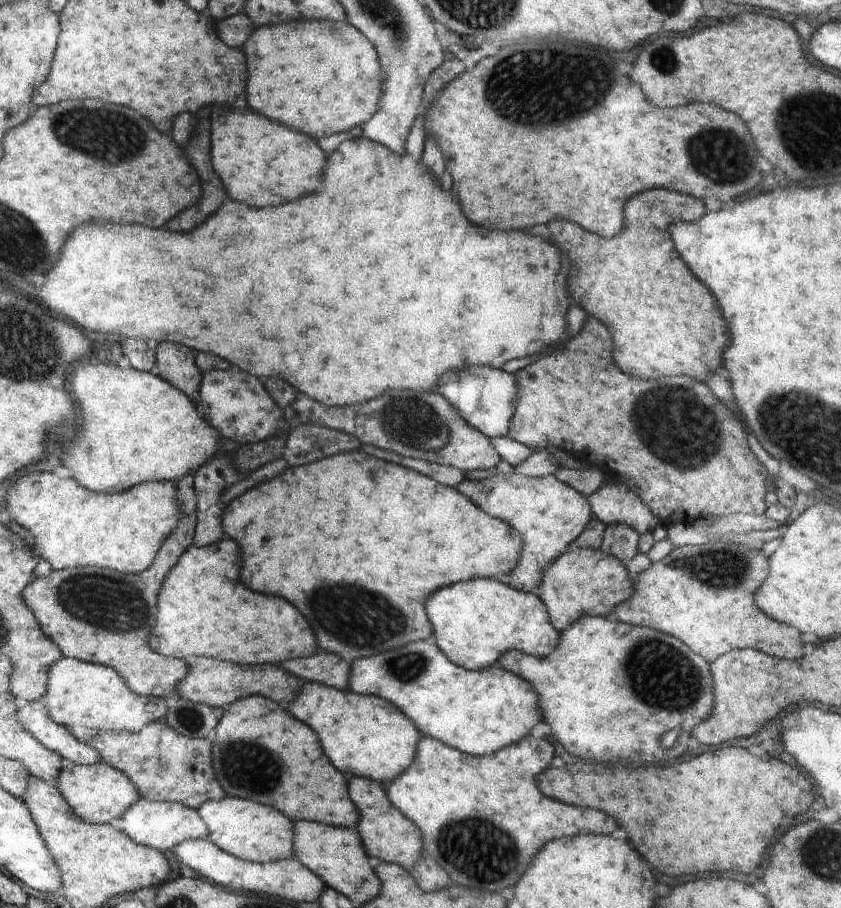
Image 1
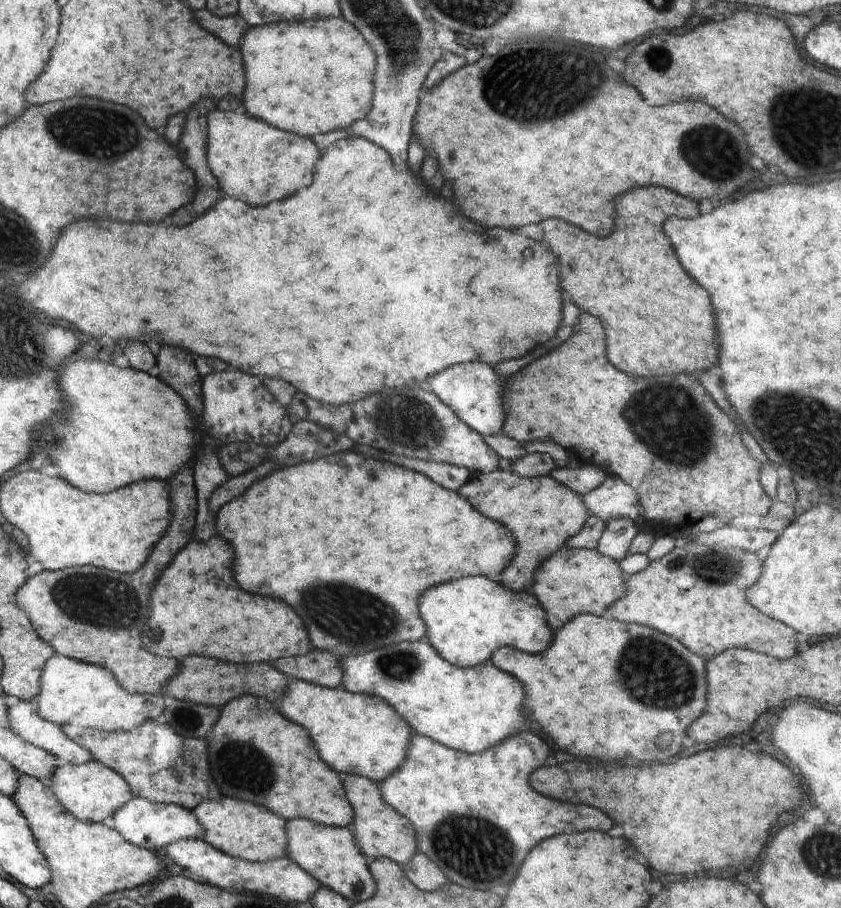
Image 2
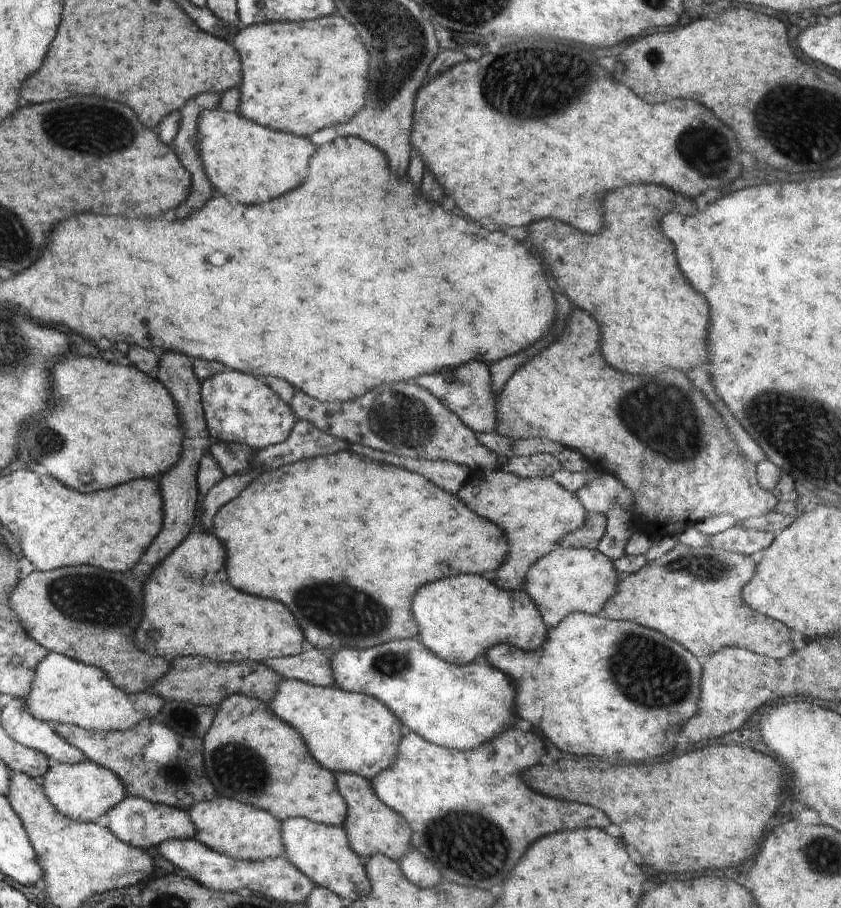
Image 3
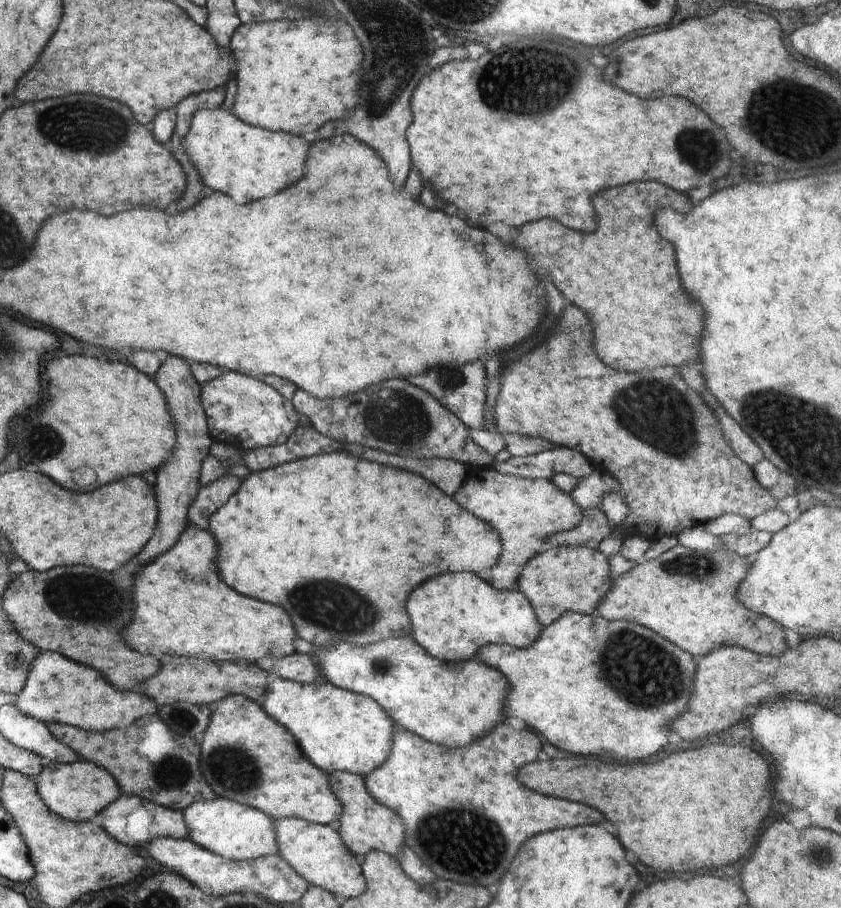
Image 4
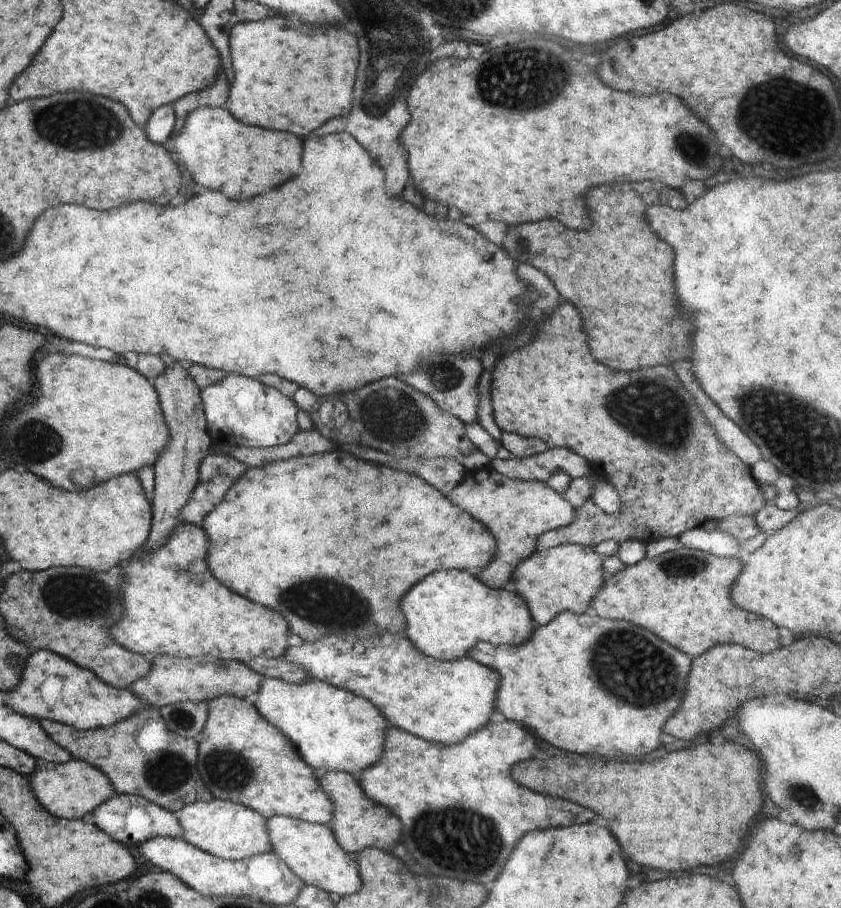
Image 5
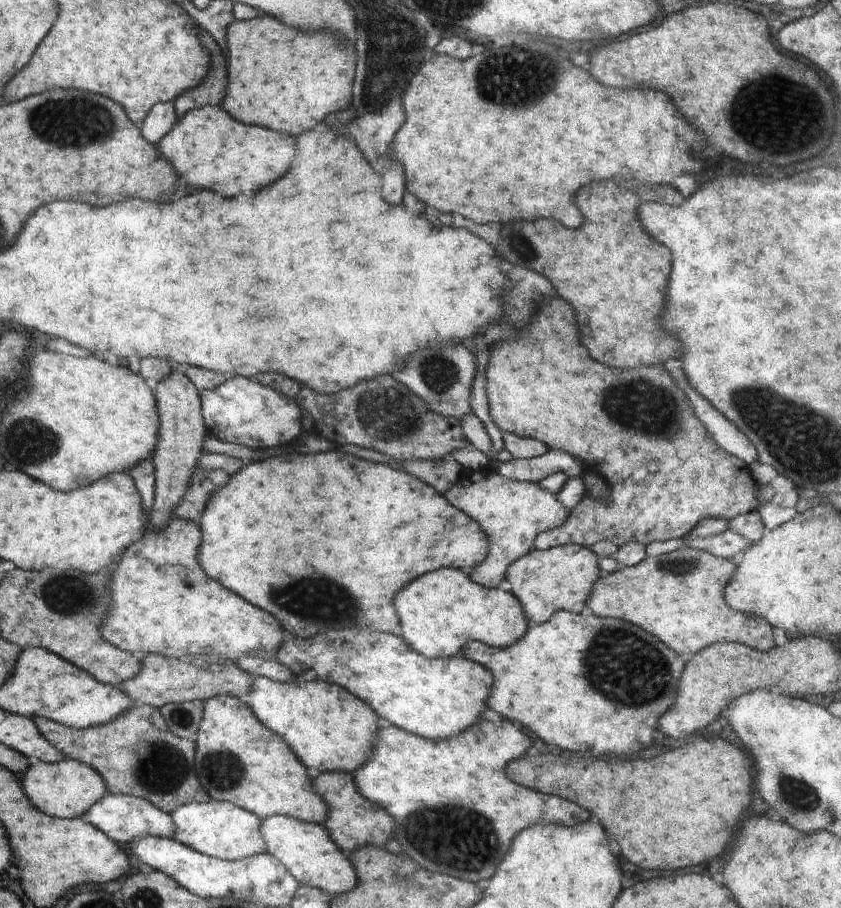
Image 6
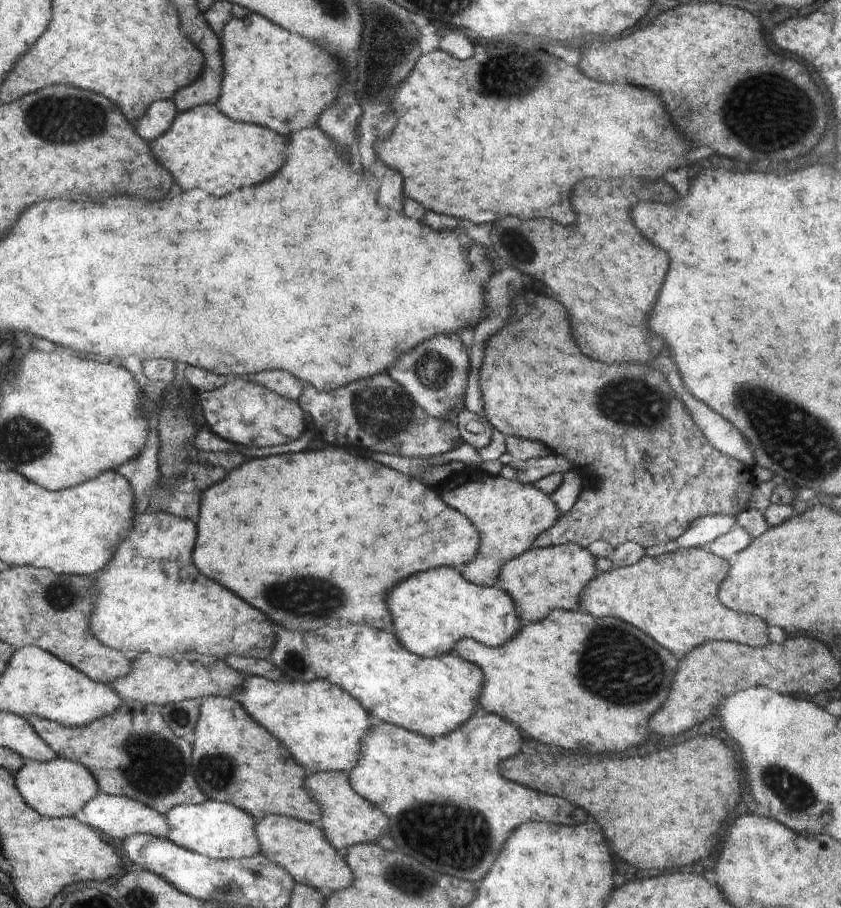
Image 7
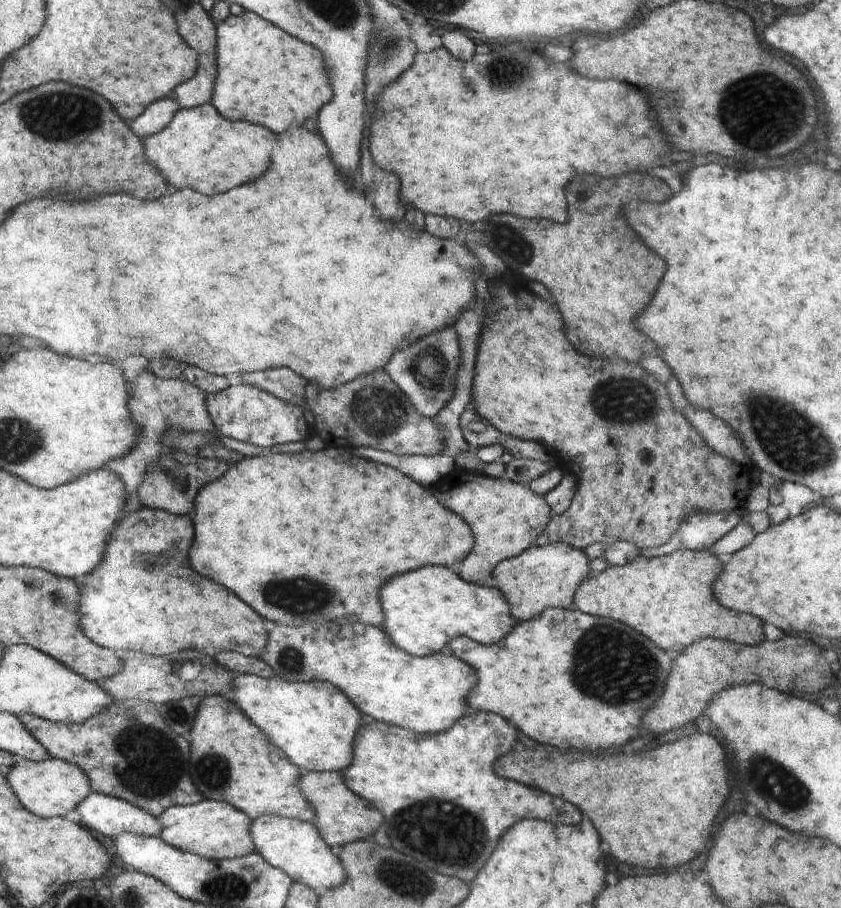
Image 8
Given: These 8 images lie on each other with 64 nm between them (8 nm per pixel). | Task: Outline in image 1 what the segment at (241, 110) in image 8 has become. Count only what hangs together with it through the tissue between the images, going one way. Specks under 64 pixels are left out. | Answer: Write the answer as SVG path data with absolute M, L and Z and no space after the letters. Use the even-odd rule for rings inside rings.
M296 19L291 21L284 21L275 25L264 25L263 27L256 27L254 32L251 32L250 38L244 43L244 52L247 62L247 71L250 76L248 77L248 106L264 116L268 116L270 120L276 120L292 130L298 130L298 132L304 132L312 138L318 136L332 136L336 132L346 132L353 126L364 124L367 120L372 118L372 115L379 109L379 103L381 102L381 96L383 95L381 84L383 80L383 74L381 72L380 61L374 45L370 40L366 40L362 36L361 32L358 32L354 26L352 26L347 20L329 21L329 20L310 20L310 19Z

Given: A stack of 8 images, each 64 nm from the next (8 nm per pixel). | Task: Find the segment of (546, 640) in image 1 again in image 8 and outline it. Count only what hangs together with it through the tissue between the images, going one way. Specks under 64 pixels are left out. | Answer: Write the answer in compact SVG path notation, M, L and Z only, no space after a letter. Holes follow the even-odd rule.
M440 565L424 566L420 570L402 574L390 580L386 586L380 588L380 600L386 614L386 624L383 630L391 636L392 642L404 652L419 657L447 650L449 642L454 637L467 636L483 645L492 645L500 642L507 634L511 633L516 619L510 614L509 604L502 591L490 584L479 585L466 582L453 567Z

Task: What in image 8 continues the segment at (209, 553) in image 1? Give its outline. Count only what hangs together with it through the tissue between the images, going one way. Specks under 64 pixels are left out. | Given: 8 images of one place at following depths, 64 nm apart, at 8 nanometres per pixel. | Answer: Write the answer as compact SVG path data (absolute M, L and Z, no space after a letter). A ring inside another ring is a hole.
M148 507L126 513L105 548L100 566L78 579L81 584L79 612L85 635L119 654L142 651L160 656L193 650L211 657L220 651L258 657L269 640L264 618L224 586L196 574L189 559L194 531L188 515L176 516ZM174 552L176 564L168 566L168 558L172 558ZM166 568L170 568L172 574L164 574Z

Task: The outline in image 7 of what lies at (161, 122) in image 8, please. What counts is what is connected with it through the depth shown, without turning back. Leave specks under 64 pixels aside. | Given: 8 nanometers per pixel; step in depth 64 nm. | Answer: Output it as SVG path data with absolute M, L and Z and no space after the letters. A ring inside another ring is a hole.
M173 99L158 100L150 106L150 112L146 112L146 116L142 116L142 120L138 122L136 128L138 128L138 132L142 132L145 140L152 142L170 130L178 111Z

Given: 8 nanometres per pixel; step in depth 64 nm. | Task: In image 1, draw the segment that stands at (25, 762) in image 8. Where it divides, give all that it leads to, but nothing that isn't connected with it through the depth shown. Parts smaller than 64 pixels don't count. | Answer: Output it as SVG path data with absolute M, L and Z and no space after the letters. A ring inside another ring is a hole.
M65 762L56 785L65 800L73 806L74 813L89 823L109 825L109 822L125 815L138 800L141 800L141 794L128 777L120 770L102 762L90 765Z

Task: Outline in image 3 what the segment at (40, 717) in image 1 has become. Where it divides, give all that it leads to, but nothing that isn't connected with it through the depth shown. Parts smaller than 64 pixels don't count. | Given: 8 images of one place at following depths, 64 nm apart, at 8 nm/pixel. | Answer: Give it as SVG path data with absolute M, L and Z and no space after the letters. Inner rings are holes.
M16 698L5 705L2 726L21 745L45 753L51 762L73 765L88 760L82 750L54 731L53 724L35 717L24 699Z

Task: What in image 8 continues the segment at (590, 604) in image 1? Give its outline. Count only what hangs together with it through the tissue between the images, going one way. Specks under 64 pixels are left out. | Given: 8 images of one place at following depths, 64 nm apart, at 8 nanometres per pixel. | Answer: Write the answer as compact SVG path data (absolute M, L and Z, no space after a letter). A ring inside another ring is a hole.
M548 543L542 546L530 546L524 552L511 559L500 561L493 570L490 585L498 587L506 597L510 614L519 622L539 617L544 609L560 607L573 610L574 593L579 584L589 576L589 560L579 548L564 543Z

